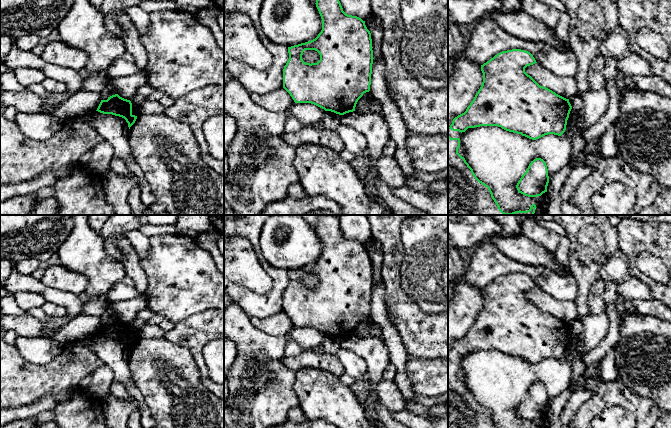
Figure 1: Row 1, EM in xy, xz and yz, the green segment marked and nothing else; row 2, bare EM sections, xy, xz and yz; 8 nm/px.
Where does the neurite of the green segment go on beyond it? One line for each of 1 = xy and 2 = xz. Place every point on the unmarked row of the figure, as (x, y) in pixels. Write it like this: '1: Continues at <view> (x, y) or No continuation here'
1: No continuation here
2: No continuation here

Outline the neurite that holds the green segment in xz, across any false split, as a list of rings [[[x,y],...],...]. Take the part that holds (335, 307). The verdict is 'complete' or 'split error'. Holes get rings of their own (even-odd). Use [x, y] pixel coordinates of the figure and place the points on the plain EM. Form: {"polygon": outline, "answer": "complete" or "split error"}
{"polygon": [[[319,215],[316,231],[322,243],[322,254],[318,260],[308,266],[288,271],[289,283],[283,293],[283,312],[290,318],[295,327],[311,327],[325,335],[344,339],[355,335],[358,324],[370,315],[373,288],[371,257],[365,245],[343,235],[338,215]],[[305,274],[315,274],[320,279],[317,287],[306,287],[302,283]]], "answer": "complete"}

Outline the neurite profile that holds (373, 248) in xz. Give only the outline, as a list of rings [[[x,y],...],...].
[[[370,238],[366,244],[365,249],[371,257],[373,282],[379,283],[382,280],[381,265],[383,261],[383,250],[379,242]]]

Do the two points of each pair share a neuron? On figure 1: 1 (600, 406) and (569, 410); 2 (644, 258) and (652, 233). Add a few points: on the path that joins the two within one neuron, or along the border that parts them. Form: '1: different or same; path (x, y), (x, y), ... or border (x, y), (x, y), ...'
1: different; border (594, 393), (572, 417)
2: different; border (660, 258), (641, 251), (634, 263)

